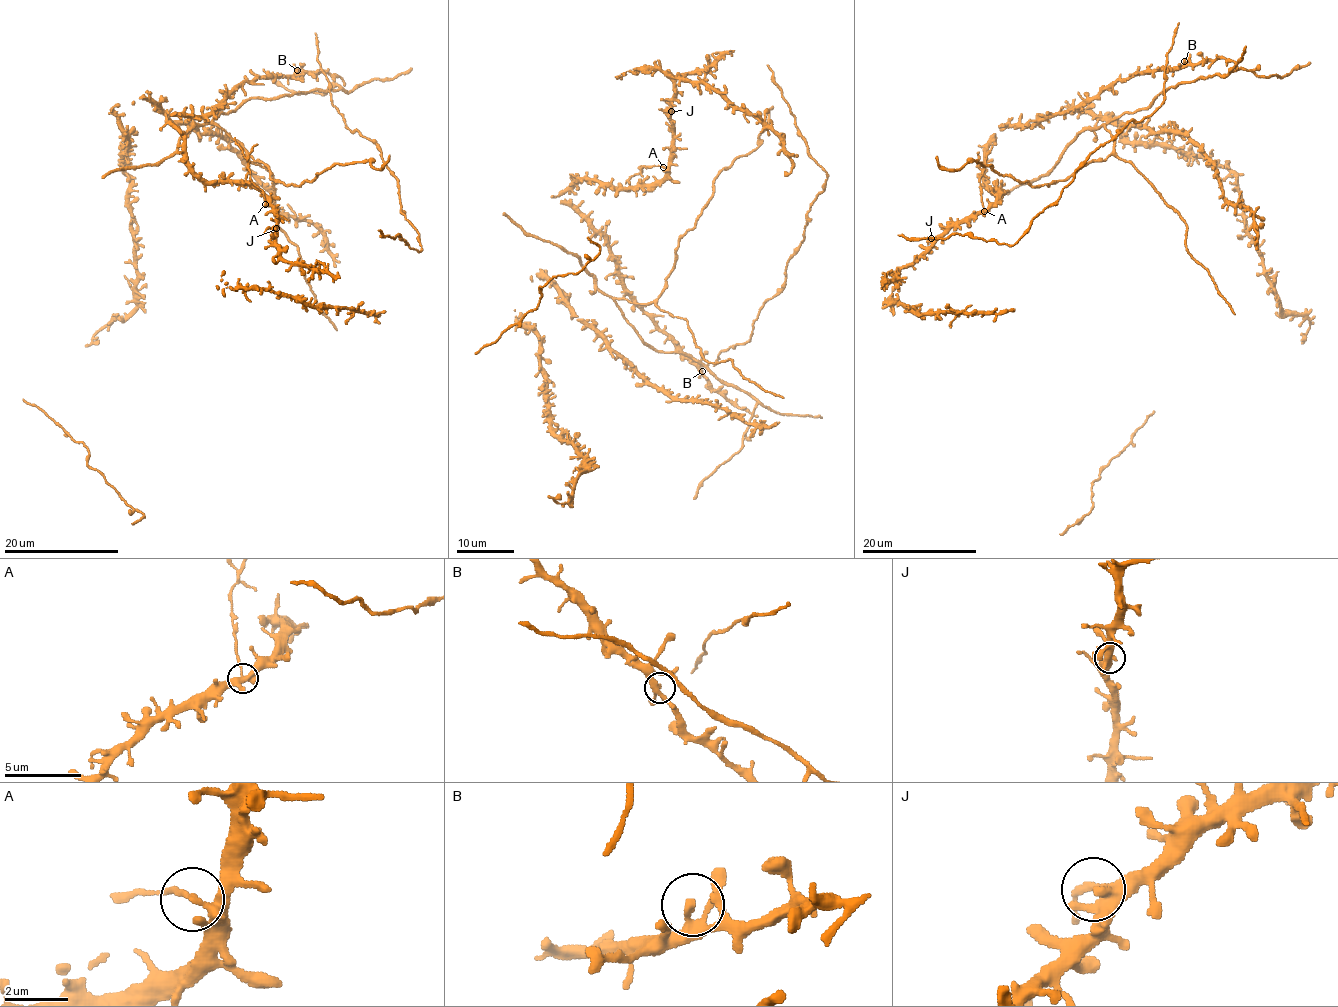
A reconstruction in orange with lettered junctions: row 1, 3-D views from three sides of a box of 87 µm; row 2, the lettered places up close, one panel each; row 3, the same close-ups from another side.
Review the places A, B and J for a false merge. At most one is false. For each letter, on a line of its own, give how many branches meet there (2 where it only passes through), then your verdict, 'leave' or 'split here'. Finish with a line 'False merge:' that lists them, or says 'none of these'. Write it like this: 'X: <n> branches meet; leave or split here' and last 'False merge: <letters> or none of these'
A: 4 branches meet; split here
B: 3 branches meet; leave
J: 4 branches meet; leave
False merge: A

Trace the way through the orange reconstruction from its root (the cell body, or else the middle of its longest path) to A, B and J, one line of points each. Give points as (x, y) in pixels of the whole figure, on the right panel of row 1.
A: (1142, 110), (1236, 63), (1134, 72), (1077, 107), (1000, 127), (984, 173), (1002, 194), (984, 210)
B: (1142, 110), (1170, 87), (1199, 78), (1227, 74), (1236, 69), (1236, 63), (1225, 58), (1187, 65), (1184, 61)
J: (1142, 110), (1236, 63), (1134, 72), (1077, 107), (1000, 127), (984, 173), (1002, 194), (931, 238)

